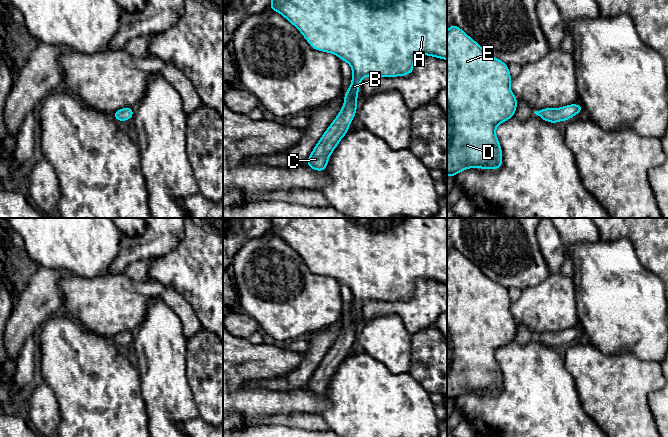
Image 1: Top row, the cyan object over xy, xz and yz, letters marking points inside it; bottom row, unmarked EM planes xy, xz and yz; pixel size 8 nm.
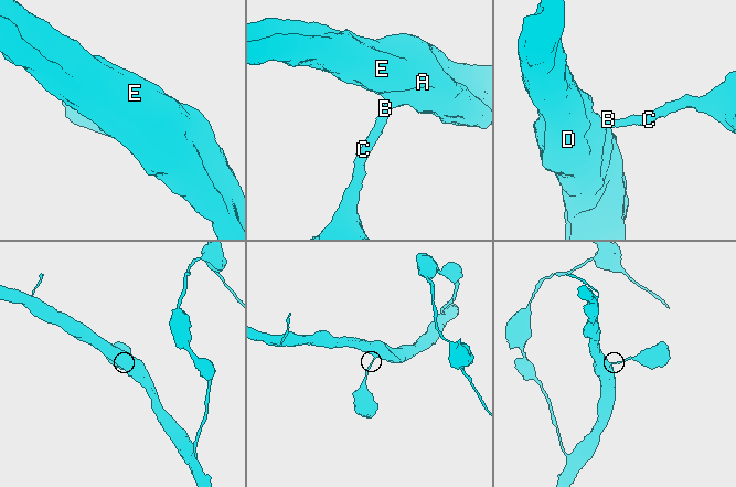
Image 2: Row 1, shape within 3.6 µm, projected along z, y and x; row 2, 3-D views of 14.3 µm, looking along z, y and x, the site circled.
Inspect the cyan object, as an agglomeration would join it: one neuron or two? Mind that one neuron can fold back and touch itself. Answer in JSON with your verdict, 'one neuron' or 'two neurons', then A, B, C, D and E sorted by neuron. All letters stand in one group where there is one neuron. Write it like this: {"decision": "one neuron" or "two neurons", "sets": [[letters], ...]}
{"decision": "one neuron", "sets": [["A", "B", "C", "D", "E"]]}

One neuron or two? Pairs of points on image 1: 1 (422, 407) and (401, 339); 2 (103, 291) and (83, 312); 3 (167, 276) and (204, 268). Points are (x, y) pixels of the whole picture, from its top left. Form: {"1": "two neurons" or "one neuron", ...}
{"1": "two neurons", "2": "one neuron", "3": "one neuron"}

